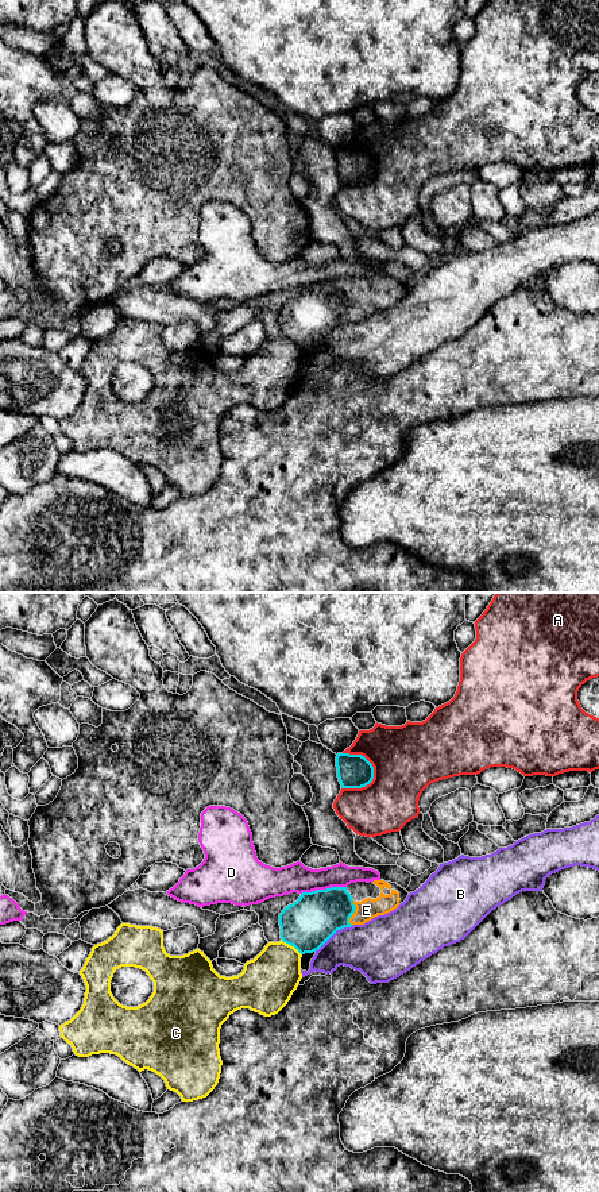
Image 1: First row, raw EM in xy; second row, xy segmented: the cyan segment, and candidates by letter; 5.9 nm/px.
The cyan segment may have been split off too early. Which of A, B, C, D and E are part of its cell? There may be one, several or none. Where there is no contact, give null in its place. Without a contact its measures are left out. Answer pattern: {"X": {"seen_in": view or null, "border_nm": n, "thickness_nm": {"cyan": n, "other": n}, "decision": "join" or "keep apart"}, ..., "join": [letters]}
{"A": {"seen_in": "xy", "border_nm": 260, "thickness_nm": {"cyan": 200, "other": 400}, "decision": "keep apart"}, "B": {"seen_in": "xy", "border_nm": 280, "thickness_nm": {"cyan": 300, "other": 300}, "decision": "keep apart"}, "C": {"seen_in": "xy", "border_nm": 150, "thickness_nm": {"cyan": 300, "other": 320}, "decision": "keep apart"}, "D": {"seen_in": "xy", "border_nm": 280, "thickness_nm": {"cyan": 300, "other": 180}, "decision": "keep apart"}, "E": {"seen_in": "xy", "border_nm": 150, "thickness_nm": {"cyan": 300, "other": 120}, "decision": "join"}, "join": ["E"]}

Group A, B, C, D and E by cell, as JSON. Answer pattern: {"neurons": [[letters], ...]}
{"neurons": [["A"], ["B"], ["C"], ["D"], ["E"]]}

